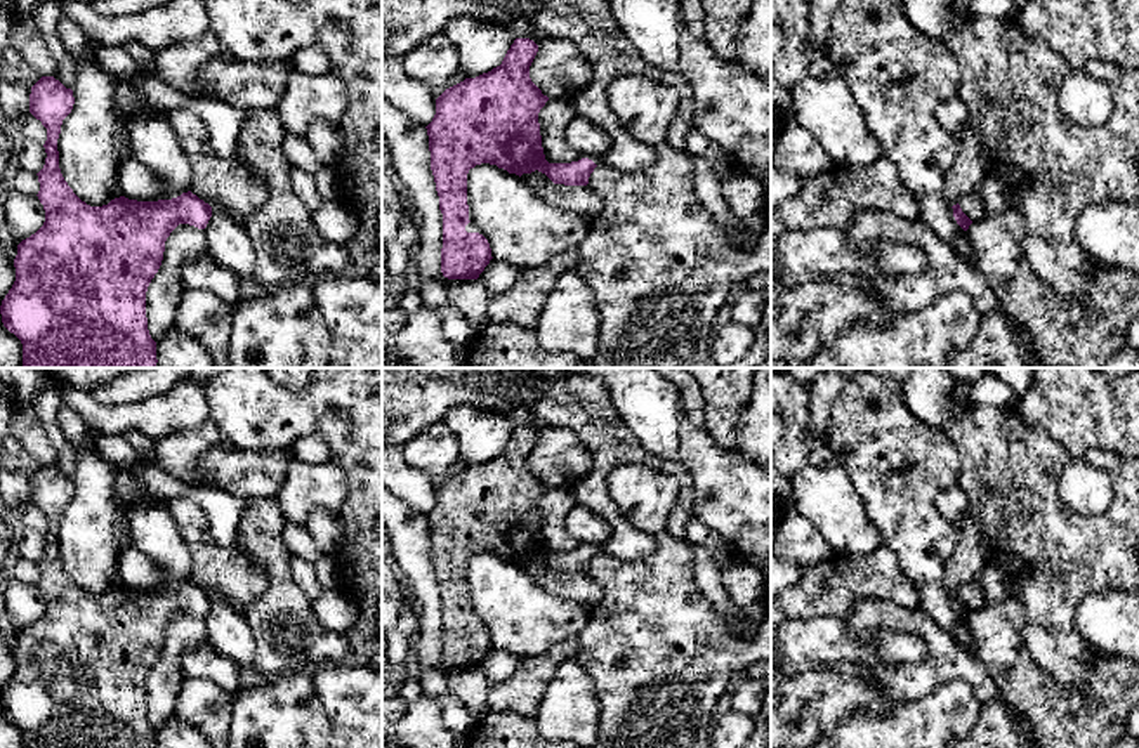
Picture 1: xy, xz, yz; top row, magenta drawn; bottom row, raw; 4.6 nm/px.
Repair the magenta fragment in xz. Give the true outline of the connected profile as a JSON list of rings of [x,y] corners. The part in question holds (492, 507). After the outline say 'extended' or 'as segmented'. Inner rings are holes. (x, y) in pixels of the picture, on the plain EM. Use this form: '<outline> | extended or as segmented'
[[[516,427],[500,455],[476,467],[465,467],[436,488],[436,503],[425,517],[431,559],[443,602],[441,661],[448,668],[477,668],[493,647],[488,628],[469,609],[467,562],[471,557],[490,552],[519,566],[538,559],[554,573],[587,574],[597,555],[589,547],[571,552],[545,548],[538,502],[549,486],[530,467],[530,455],[537,441],[538,434],[533,429]]] | extended

